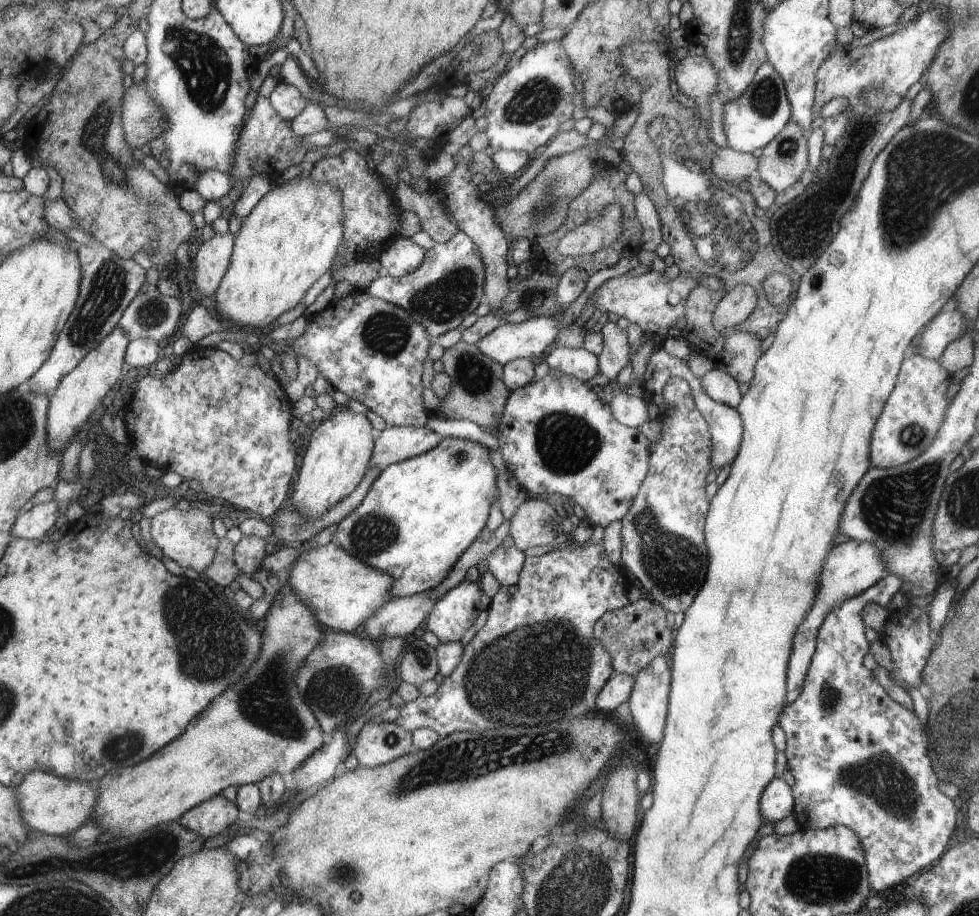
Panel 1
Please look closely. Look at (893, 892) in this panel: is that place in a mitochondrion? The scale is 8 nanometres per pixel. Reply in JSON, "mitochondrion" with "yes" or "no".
{"mitochondrion":"no"}

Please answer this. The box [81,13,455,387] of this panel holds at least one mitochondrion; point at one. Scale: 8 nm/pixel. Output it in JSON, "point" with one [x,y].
{"point":[204,67]}

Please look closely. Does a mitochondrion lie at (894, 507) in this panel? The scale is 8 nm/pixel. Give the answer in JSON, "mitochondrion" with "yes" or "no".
{"mitochondrion":"yes"}

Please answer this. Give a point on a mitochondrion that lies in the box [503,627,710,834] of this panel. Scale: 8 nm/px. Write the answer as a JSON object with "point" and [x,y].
{"point":[641,645]}

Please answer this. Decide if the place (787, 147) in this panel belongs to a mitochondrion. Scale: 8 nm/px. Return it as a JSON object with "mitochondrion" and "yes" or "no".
{"mitochondrion":"yes"}

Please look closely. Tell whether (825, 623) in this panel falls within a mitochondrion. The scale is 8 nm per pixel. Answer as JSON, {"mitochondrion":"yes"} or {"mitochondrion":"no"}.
{"mitochondrion":"no"}

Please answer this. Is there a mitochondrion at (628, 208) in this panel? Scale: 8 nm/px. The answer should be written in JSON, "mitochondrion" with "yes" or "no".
{"mitochondrion":"no"}

